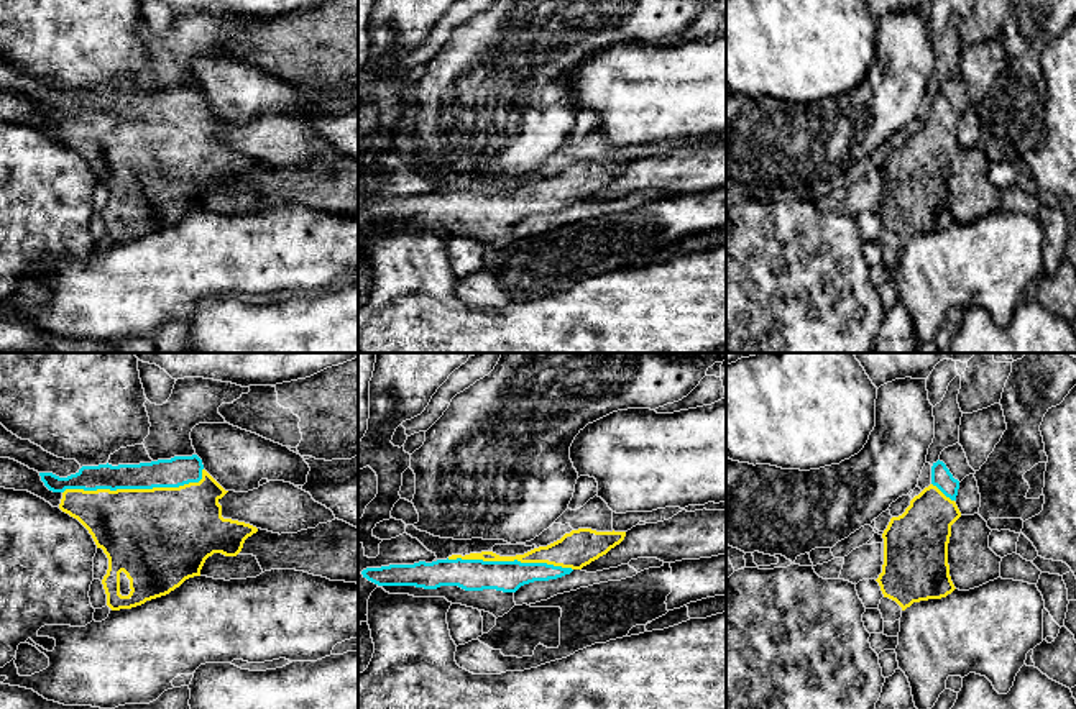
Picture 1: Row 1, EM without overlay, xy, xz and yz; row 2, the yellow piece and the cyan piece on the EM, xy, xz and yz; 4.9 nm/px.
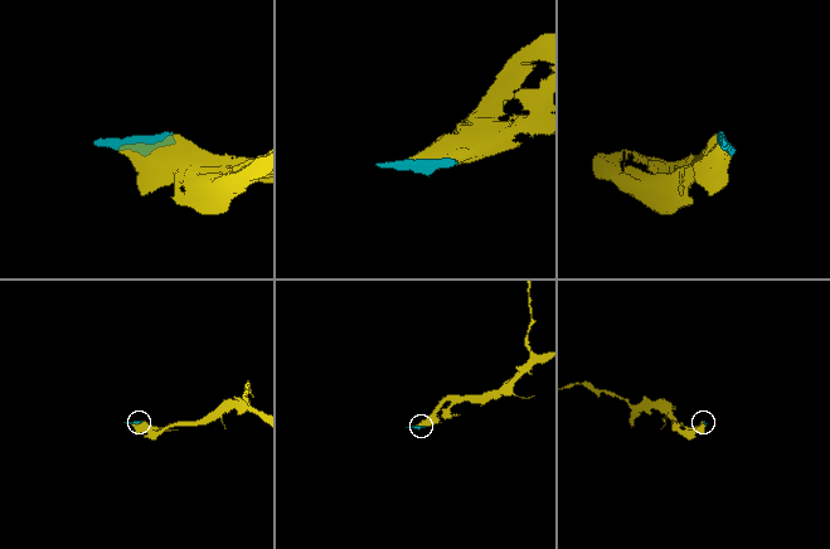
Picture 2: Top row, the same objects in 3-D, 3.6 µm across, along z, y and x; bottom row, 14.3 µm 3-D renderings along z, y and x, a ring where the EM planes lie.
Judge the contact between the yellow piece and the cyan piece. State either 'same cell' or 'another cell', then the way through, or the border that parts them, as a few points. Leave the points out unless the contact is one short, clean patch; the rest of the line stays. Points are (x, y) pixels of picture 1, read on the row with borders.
same cell

